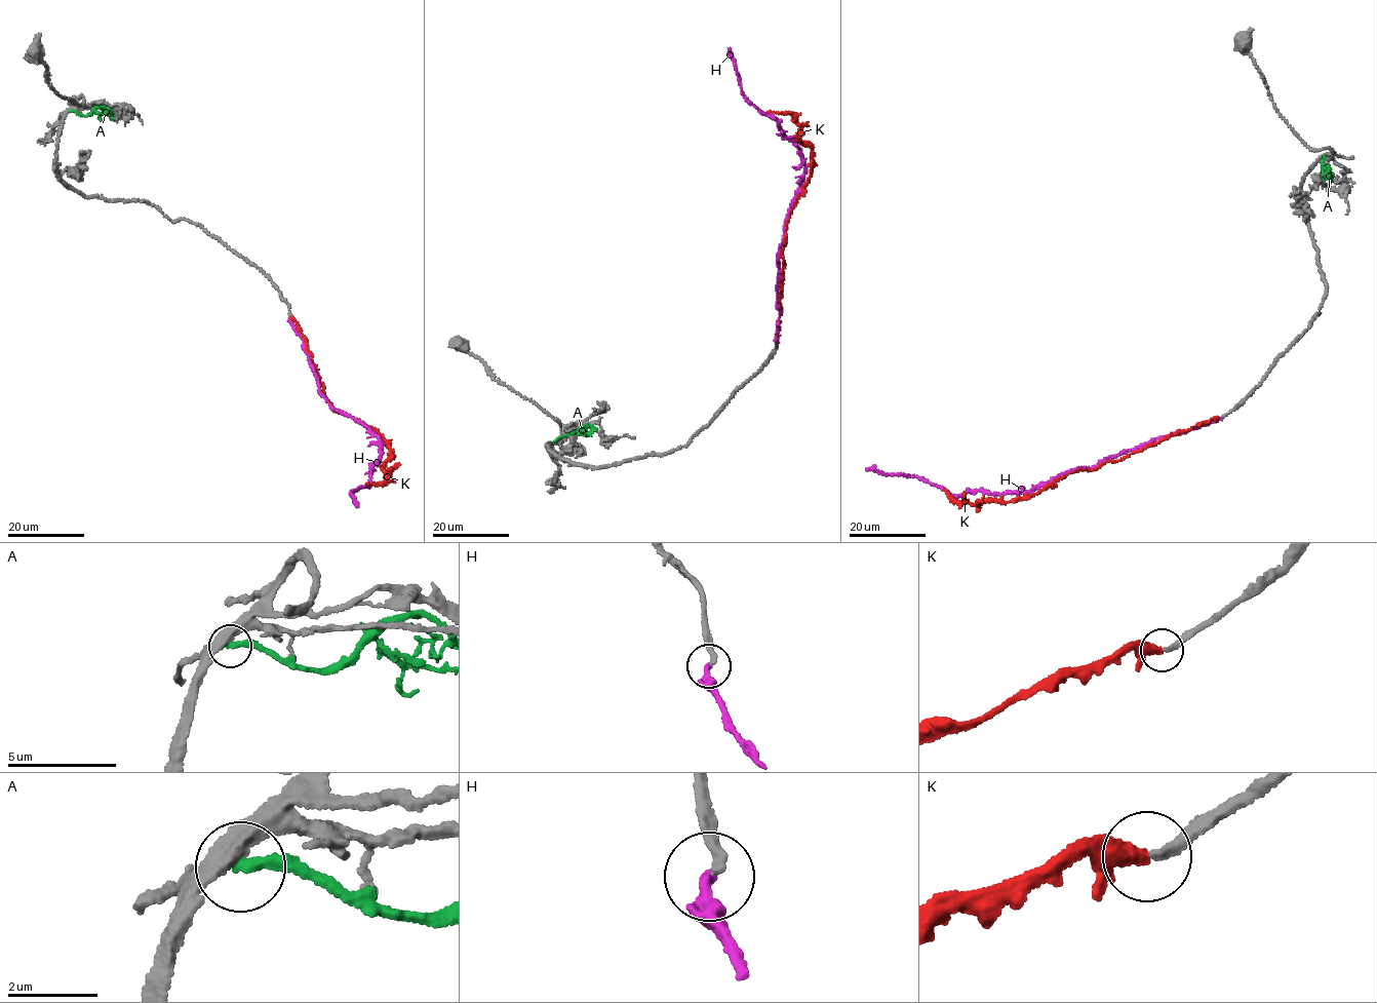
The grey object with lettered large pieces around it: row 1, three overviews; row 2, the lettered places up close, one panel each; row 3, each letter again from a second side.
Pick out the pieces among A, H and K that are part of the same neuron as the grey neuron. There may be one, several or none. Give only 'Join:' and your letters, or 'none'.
Join: K

